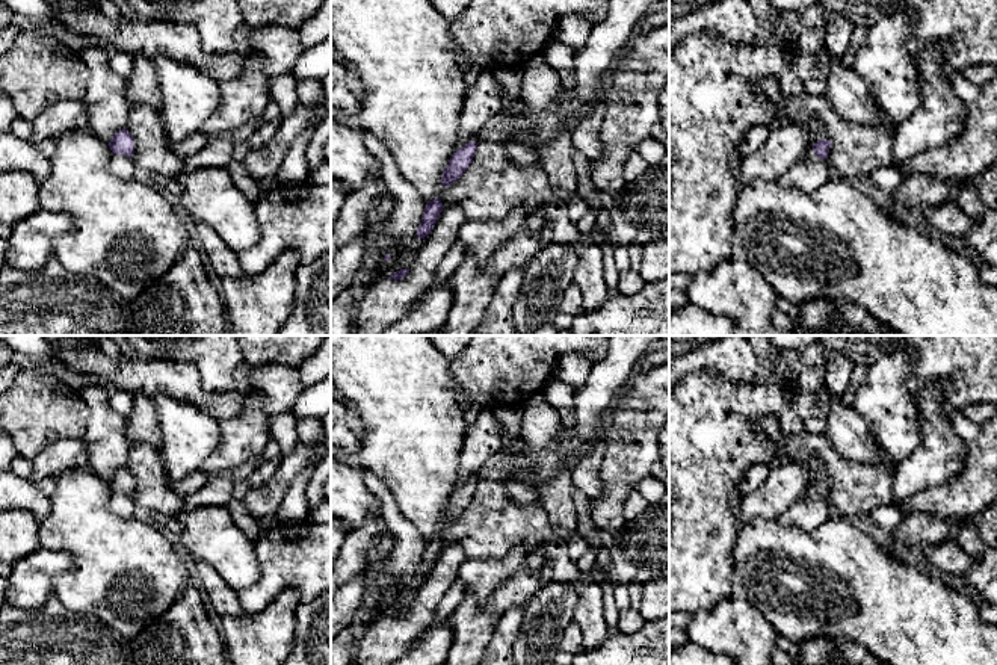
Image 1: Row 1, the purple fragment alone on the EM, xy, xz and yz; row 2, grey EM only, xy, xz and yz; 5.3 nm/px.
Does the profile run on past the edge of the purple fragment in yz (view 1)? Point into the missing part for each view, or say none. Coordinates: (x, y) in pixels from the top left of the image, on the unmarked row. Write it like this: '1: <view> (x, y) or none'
1: yz (808, 513)

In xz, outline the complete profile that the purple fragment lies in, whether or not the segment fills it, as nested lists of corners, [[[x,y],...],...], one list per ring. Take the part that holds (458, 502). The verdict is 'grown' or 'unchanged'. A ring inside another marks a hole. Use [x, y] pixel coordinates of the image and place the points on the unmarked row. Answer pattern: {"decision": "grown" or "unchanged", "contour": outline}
{"decision": "unchanged", "contour": [[[470,479],[464,485],[461,485],[449,499],[449,503],[444,506],[441,514],[443,526],[455,521],[462,512],[467,509],[473,496],[476,493],[477,482]]]}

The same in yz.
{"decision": "grown", "contour": [[[822,478],[813,484],[814,496],[807,494],[804,499],[793,503],[776,520],[786,526],[795,526],[801,530],[810,532],[831,518],[834,508],[826,497],[831,487],[829,478]]]}

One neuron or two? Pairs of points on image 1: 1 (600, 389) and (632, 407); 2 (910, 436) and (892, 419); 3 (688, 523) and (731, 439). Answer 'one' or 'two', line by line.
1: two
2: one
3: one

